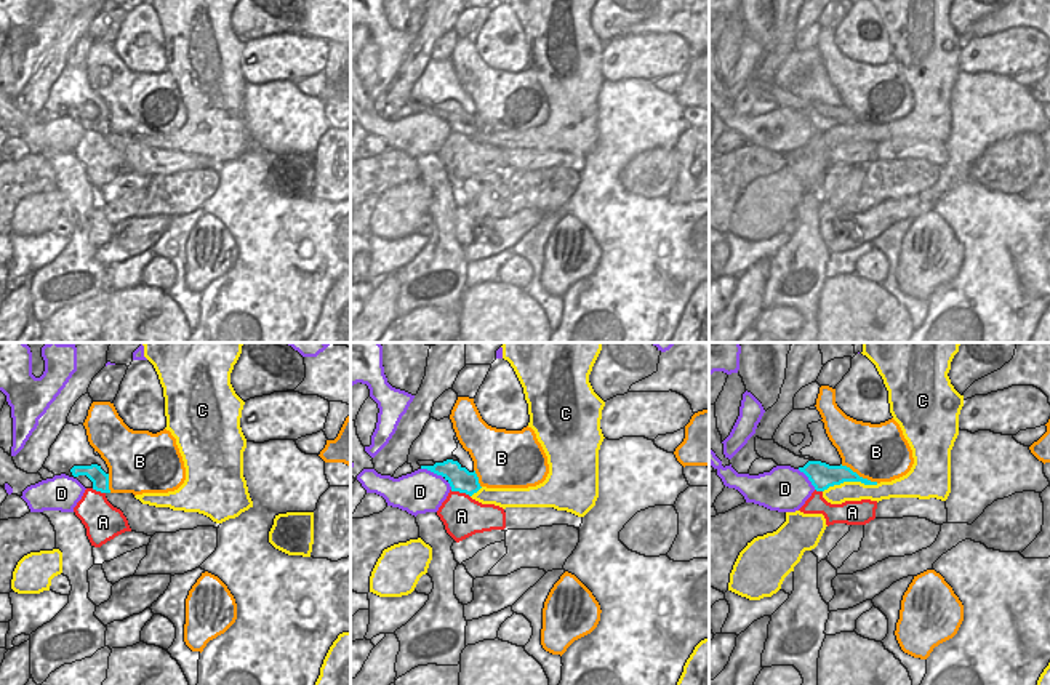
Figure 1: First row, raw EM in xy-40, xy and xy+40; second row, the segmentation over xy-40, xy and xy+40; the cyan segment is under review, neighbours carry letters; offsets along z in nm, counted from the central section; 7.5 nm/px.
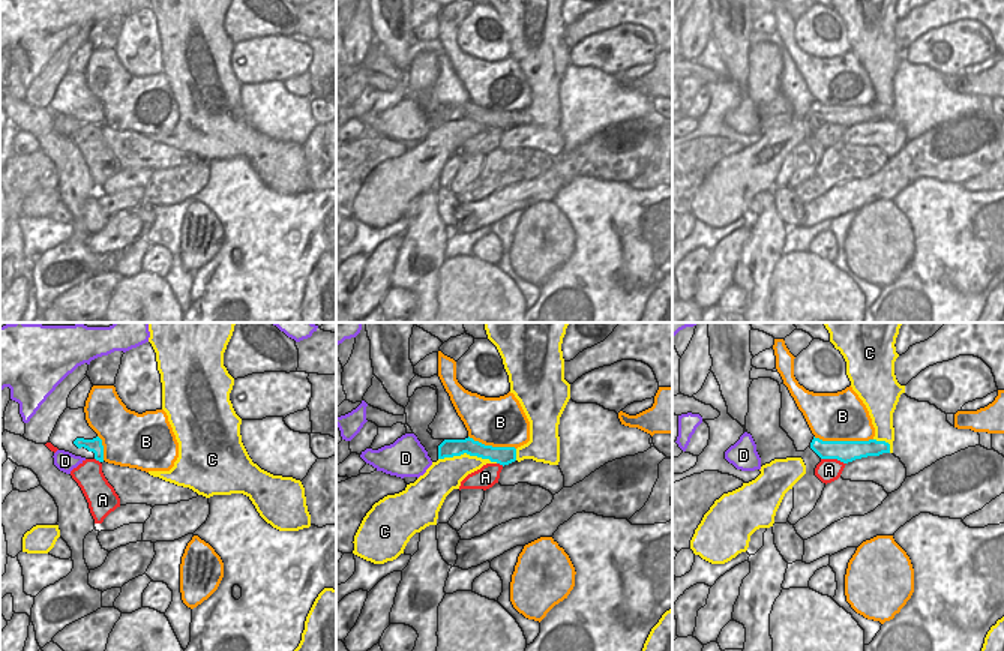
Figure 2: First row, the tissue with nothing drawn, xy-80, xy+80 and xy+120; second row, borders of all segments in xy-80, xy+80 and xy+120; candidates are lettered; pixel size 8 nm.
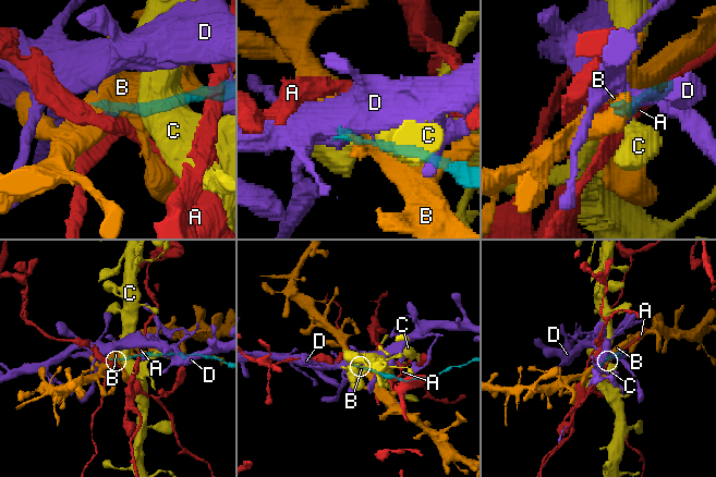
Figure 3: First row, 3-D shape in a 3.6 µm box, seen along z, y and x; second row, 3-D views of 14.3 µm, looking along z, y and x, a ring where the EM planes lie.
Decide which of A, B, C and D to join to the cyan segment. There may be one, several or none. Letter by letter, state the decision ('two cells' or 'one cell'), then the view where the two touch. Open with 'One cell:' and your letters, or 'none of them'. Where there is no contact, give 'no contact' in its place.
One cell: none of them
A: two cells; meets cyan in xy
B: two cells; meets cyan in xy+40
C: two cells; meets cyan in xy+40
D: two cells; meets cyan in xy

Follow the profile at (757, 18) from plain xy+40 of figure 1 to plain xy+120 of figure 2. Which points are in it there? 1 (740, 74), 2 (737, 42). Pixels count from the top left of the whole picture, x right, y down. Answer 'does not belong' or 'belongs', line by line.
1: belongs
2: belongs

